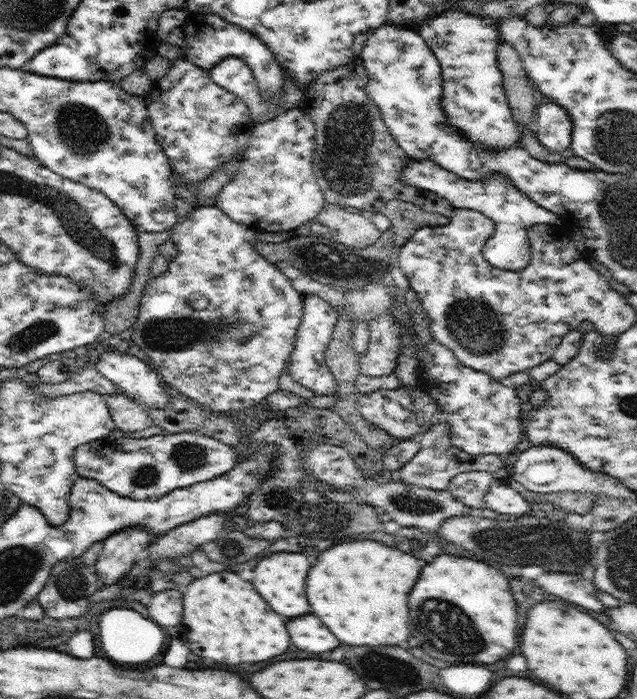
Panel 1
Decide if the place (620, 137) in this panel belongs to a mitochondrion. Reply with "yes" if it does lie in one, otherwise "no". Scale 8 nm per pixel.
yes

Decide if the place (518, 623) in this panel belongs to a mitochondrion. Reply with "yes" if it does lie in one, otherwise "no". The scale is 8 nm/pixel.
no

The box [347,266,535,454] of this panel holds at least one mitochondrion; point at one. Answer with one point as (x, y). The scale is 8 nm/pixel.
(471, 324)

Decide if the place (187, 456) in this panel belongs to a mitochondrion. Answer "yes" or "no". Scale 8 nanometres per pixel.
yes

